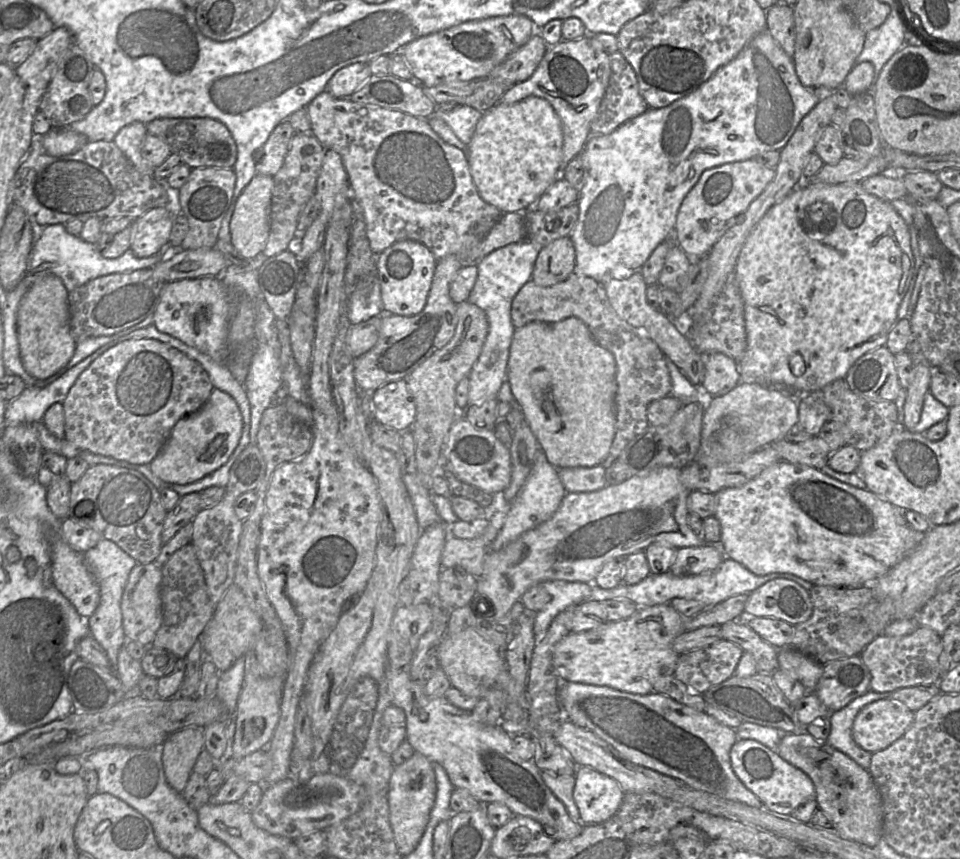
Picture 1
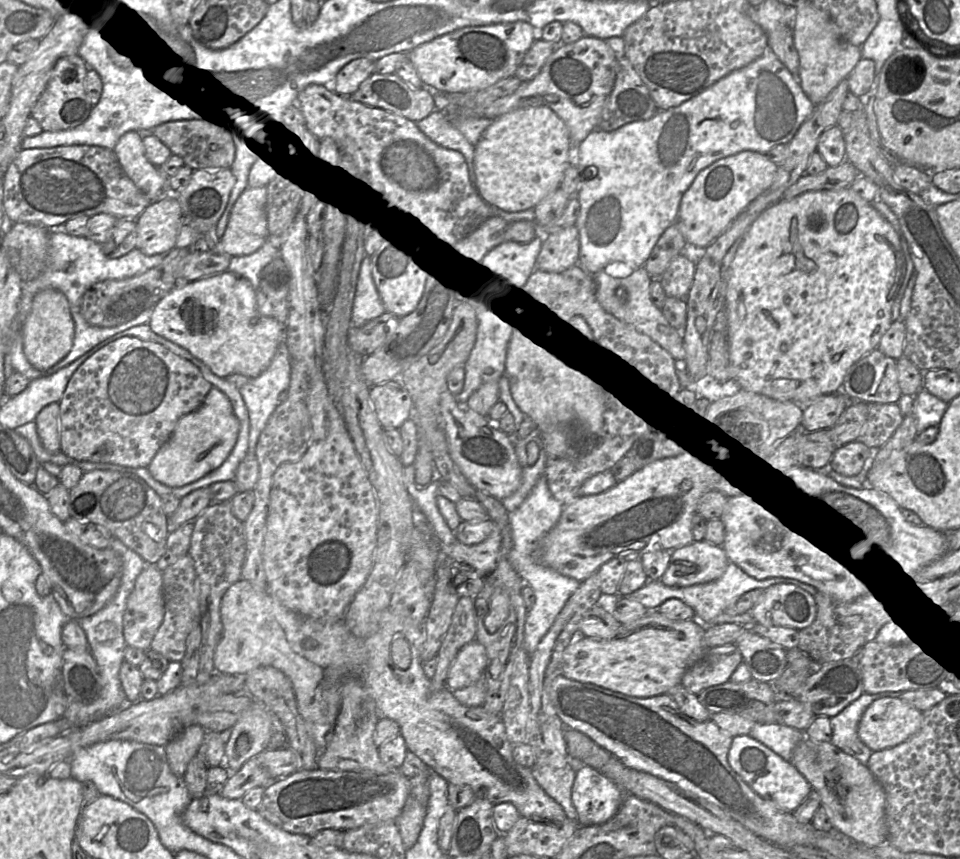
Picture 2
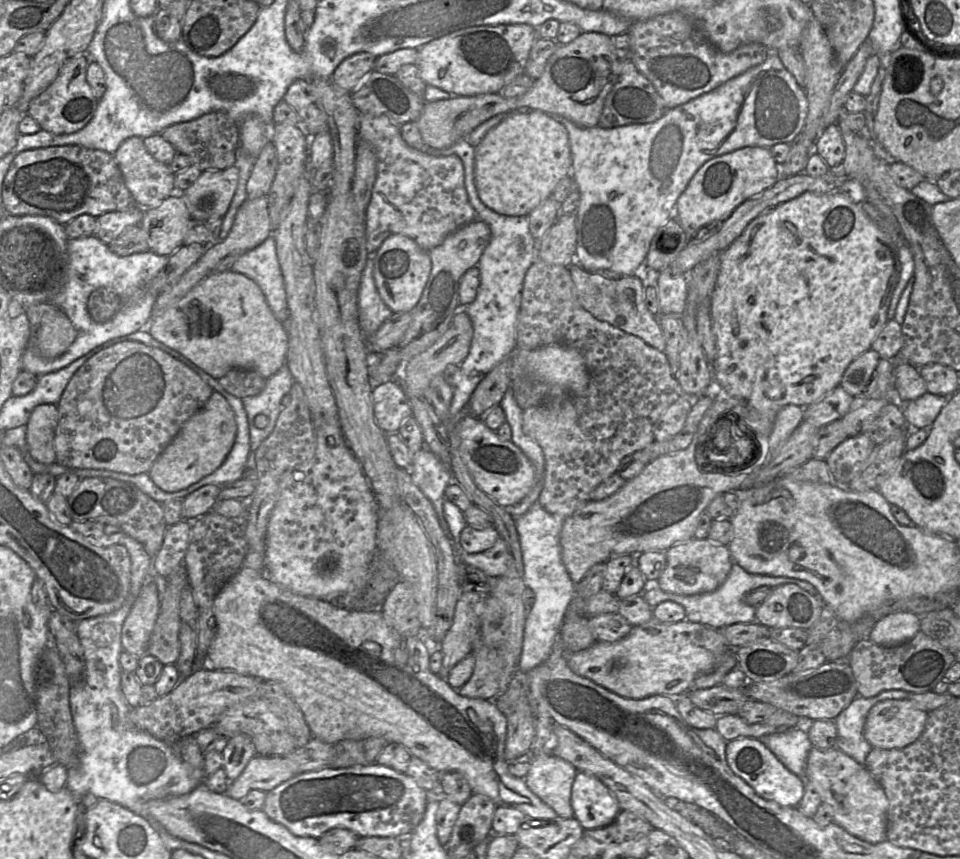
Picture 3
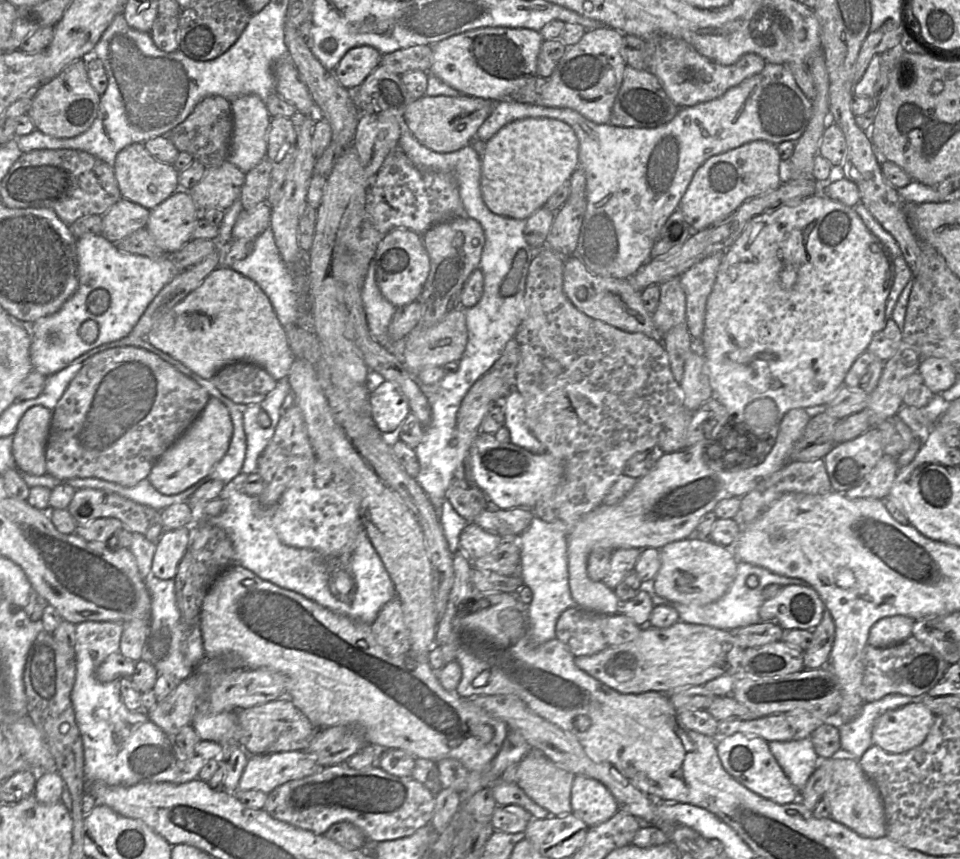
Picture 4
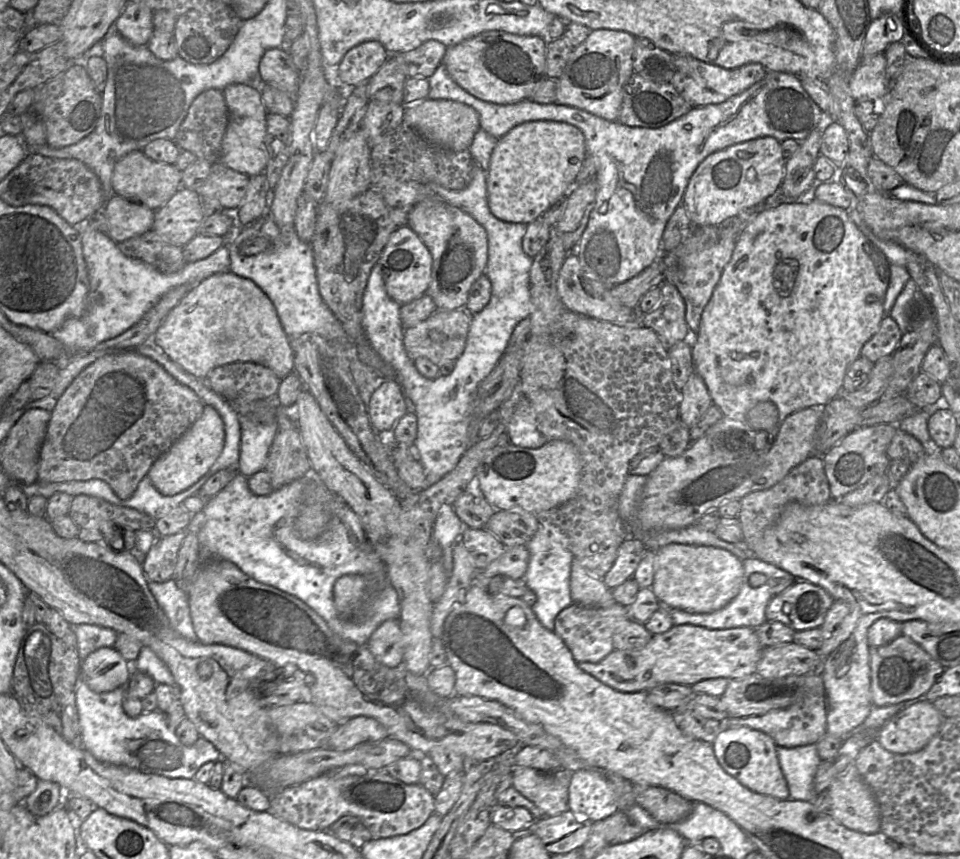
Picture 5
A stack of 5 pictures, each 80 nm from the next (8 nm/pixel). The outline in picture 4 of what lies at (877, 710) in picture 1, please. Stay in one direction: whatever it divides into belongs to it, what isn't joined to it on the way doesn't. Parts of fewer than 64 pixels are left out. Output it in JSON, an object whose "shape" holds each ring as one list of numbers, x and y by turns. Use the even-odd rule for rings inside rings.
{"shape":[[919,699,888,710,876,719,872,742,888,753,907,752,924,742,935,717]]}

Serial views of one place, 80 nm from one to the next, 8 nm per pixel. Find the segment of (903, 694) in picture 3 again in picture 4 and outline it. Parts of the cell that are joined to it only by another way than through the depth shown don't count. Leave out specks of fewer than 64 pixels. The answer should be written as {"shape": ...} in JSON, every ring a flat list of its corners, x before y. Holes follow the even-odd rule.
{"shape":[[888,694,877,701,864,702,854,719,838,726,841,748,839,752,843,753,843,756,859,760,873,745,872,730,876,719,888,710,897,709,917,699,901,694]]}

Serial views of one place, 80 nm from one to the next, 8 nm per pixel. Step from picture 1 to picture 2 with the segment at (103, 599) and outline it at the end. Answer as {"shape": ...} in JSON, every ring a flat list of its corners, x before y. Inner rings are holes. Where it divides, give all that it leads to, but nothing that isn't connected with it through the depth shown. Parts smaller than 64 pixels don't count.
{"shape":[[113,539,108,548,118,553,122,559,119,588,115,596,105,607,97,613,79,621,88,641,89,652,92,654,97,664,102,680,102,688,99,697,90,704,82,704,79,702,68,703,63,717,71,722,76,728,92,723,127,704,126,696,119,678,120,667,124,661,124,651,127,647,123,635,123,616,127,599,133,591,136,579,147,564,137,553,127,548,117,539]]}

